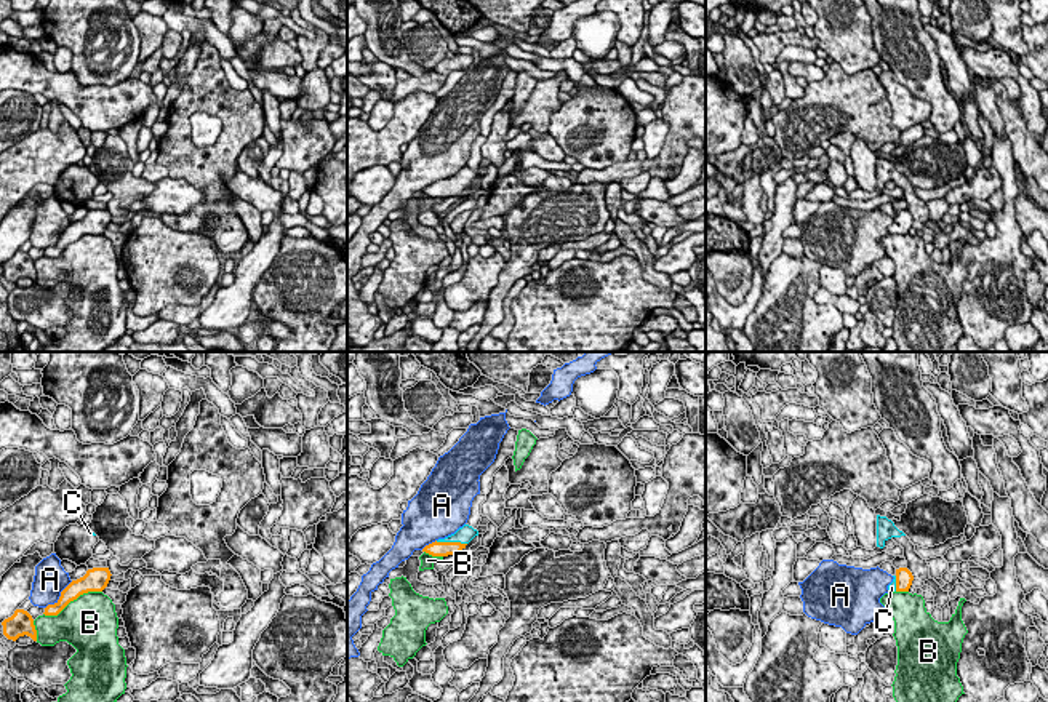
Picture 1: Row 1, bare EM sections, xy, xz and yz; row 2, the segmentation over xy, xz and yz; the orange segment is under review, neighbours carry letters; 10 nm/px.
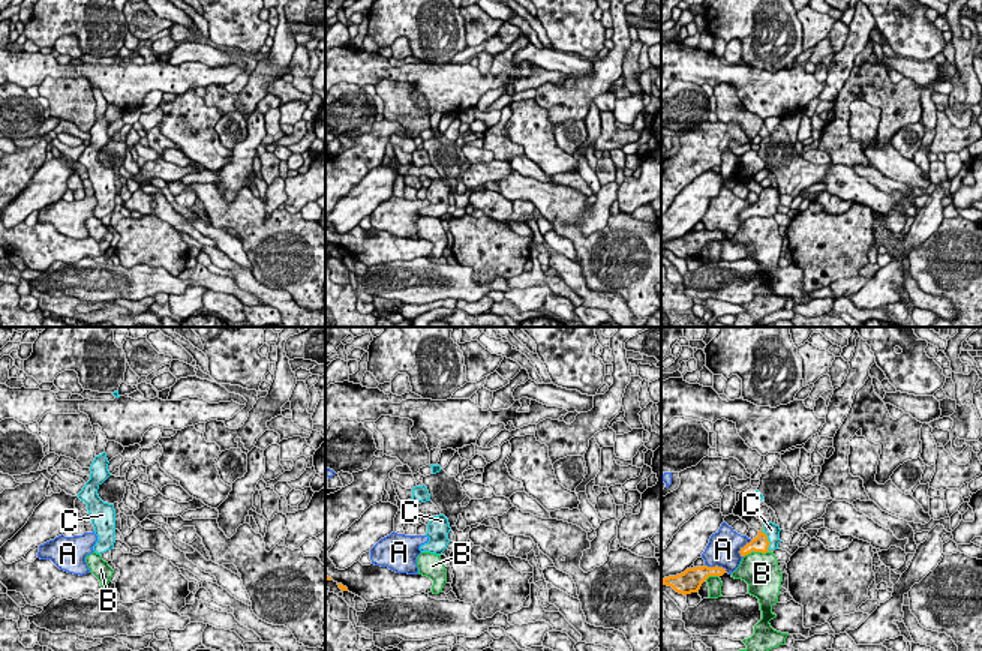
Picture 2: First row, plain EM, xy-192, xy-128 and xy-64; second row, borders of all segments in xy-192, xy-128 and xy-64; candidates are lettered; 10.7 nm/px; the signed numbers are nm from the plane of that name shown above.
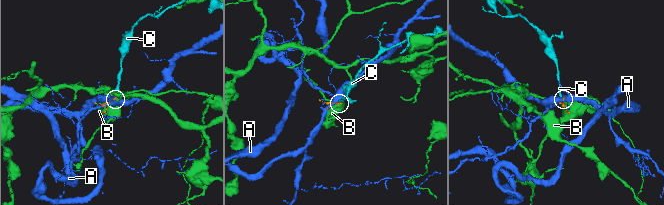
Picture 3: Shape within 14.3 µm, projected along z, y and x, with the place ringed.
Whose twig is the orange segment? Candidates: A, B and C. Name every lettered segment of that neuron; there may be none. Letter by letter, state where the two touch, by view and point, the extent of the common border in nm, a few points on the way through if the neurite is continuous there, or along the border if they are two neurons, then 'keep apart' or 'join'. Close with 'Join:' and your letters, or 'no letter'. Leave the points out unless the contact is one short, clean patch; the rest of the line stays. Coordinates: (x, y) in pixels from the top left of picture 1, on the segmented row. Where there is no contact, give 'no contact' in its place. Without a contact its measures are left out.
A: meets orange in xy at (60, 597); contact 400 nm long; keep apart
B: meets orange in xy at (72, 600); contact 650 nm long; keep apart
C: meets orange in xz at (452, 542); contact 320 nm long; runs through xz (436, 549), (452, 542), (464, 534); join
Join: C

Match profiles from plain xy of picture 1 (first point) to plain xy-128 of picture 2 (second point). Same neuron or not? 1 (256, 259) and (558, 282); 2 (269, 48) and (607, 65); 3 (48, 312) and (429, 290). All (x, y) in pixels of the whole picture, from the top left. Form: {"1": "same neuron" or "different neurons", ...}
{"1": "different neurons", "2": "different neurons", "3": "same neuron"}

